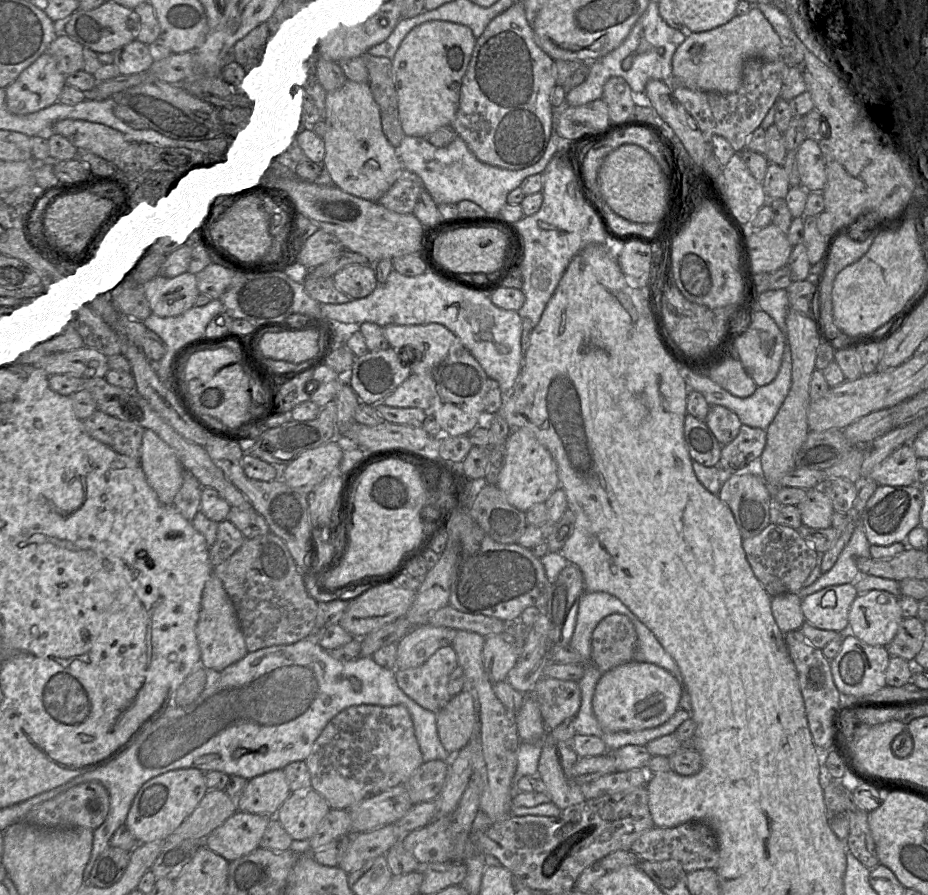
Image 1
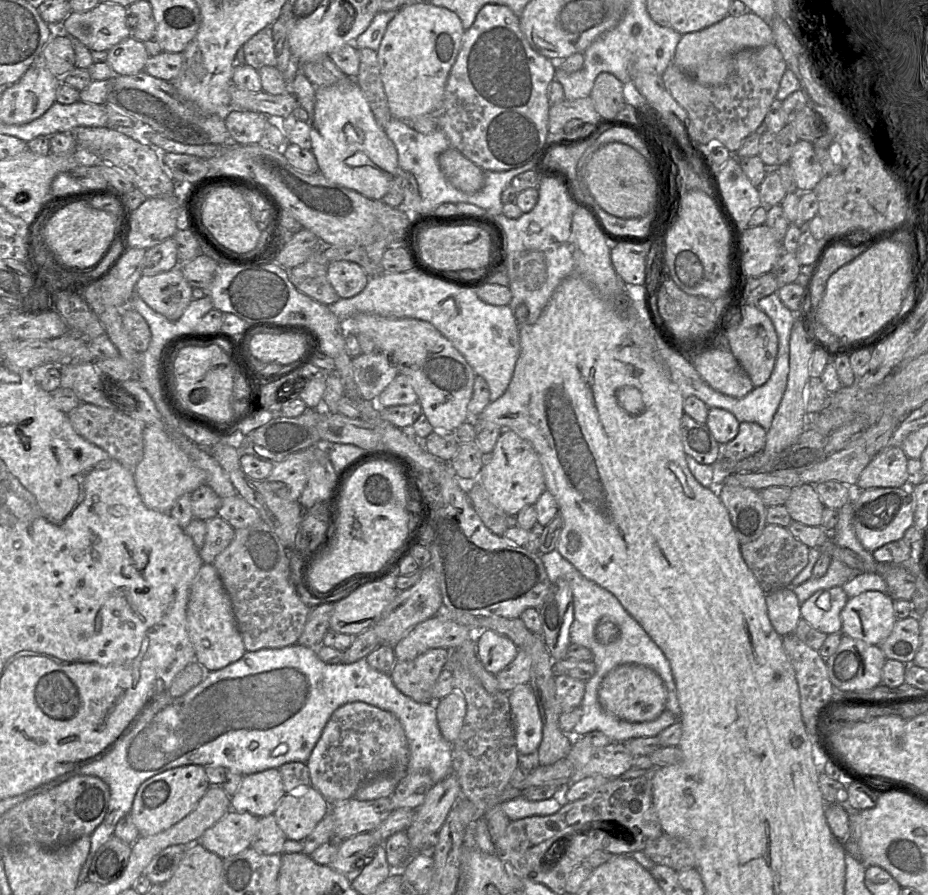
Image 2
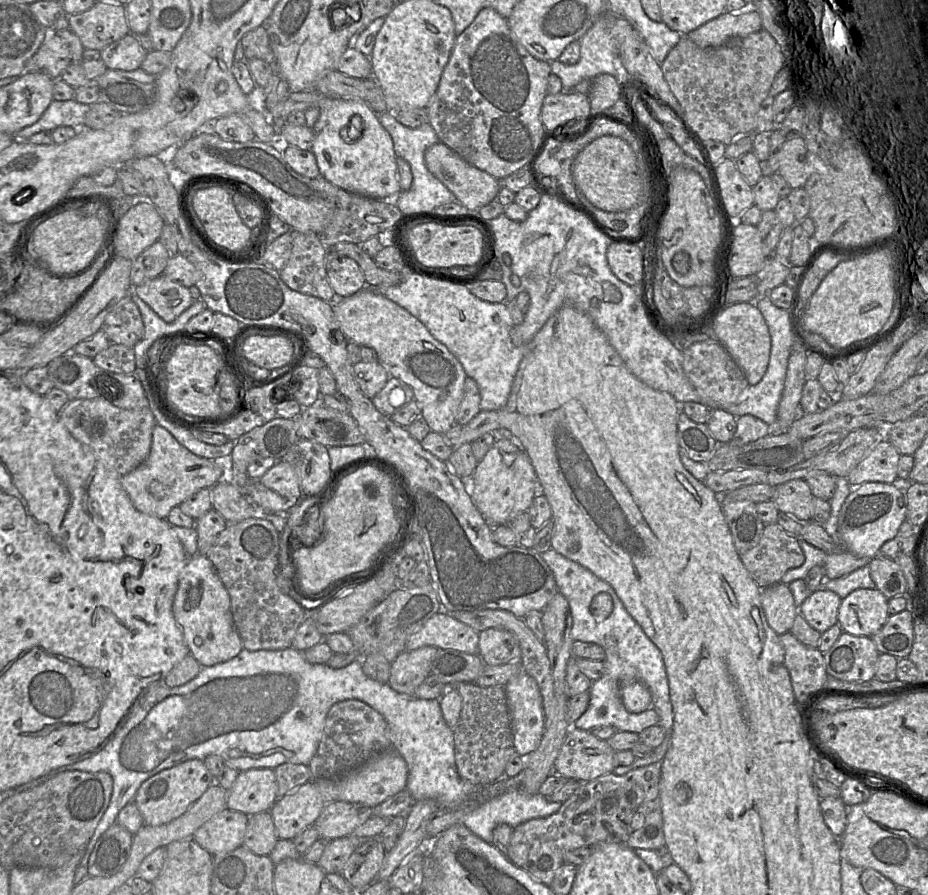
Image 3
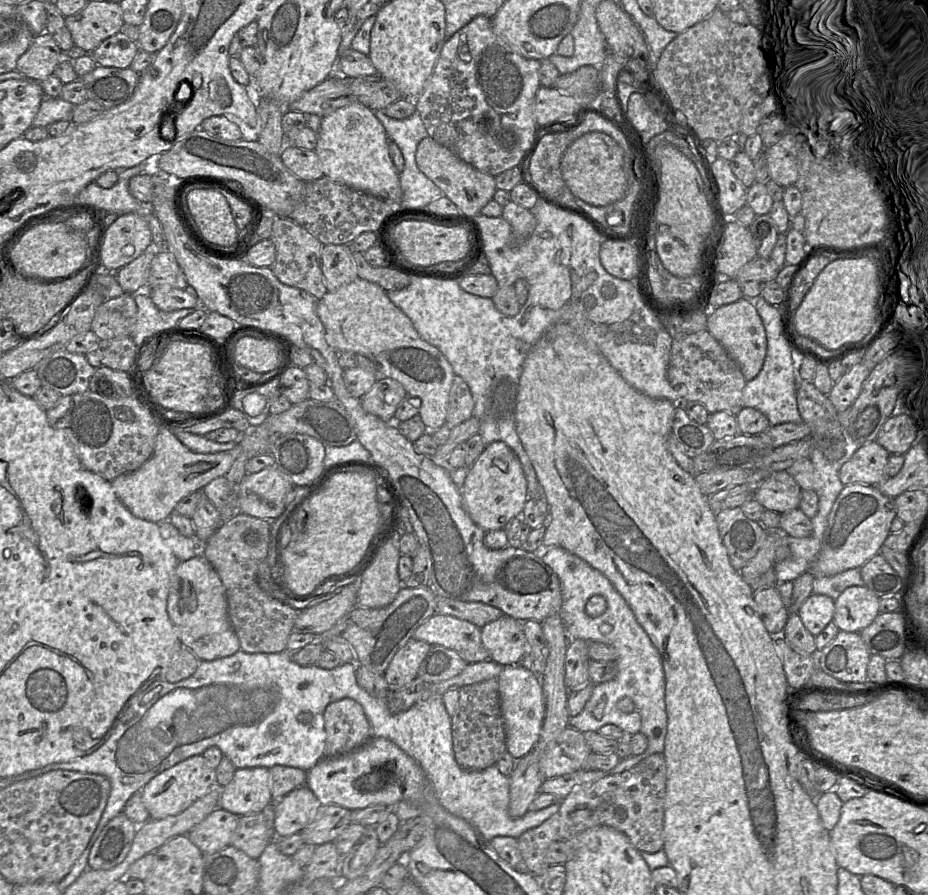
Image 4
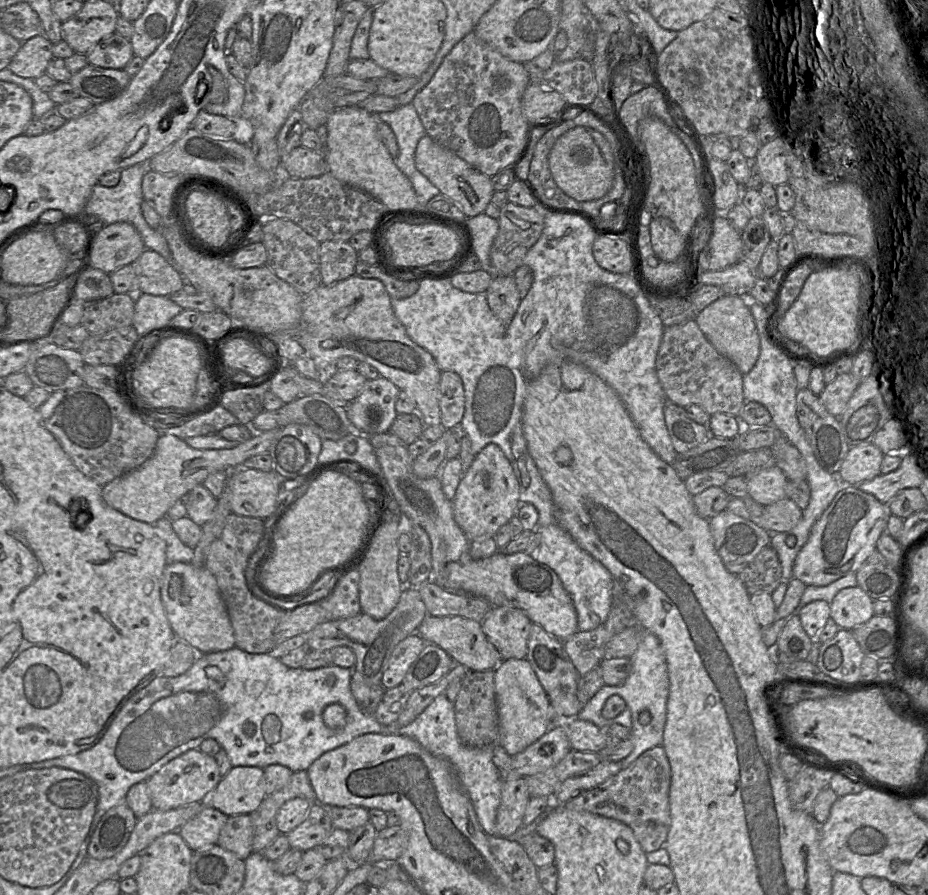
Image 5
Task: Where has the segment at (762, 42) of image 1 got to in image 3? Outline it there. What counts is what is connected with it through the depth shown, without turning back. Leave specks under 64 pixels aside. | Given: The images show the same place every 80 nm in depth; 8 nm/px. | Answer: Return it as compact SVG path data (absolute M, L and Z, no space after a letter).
M745 3L745 6L740 10L732 11L730 13L724 12L717 18L689 32L687 35L681 35L681 36L686 36L700 48L709 48L709 47L719 47L733 38L745 37L761 29L762 29L761 17L758 14L758 12L755 11L754 3Z

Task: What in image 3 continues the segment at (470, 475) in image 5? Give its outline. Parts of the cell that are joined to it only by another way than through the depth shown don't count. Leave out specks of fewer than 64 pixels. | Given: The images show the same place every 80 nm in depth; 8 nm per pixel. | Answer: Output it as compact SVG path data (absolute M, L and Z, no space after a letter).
M496 439L466 481L476 508L491 527L508 524L527 511L540 489L540 481L529 456L509 439Z

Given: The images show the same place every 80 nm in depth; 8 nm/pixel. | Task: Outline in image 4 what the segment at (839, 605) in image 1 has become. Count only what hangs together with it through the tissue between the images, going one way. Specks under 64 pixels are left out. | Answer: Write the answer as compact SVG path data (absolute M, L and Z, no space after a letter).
M811 594L801 605L798 614L807 628L815 637L833 621L835 600L827 595Z

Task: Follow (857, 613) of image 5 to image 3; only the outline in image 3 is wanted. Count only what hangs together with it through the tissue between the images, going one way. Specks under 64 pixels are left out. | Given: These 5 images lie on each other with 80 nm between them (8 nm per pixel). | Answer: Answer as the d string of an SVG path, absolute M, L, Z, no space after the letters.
M857 589L843 598L838 610L842 632L871 637L886 624L888 600L878 589Z

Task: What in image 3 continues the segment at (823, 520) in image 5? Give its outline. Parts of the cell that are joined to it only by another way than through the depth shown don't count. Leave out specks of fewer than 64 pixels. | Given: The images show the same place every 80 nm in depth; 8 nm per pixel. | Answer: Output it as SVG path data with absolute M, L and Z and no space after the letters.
M866 482L851 486L851 492L843 503L838 516L838 536L840 544L855 556L872 559L879 555L881 546L898 535L901 524L906 520L907 507L903 486L881 482Z

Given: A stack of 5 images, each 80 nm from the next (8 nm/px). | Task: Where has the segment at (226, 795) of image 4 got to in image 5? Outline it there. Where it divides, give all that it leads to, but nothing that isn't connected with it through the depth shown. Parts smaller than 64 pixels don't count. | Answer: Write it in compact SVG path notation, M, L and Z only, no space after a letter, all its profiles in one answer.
M233 766L210 794L207 804L229 817L252 813L266 796L262 768Z

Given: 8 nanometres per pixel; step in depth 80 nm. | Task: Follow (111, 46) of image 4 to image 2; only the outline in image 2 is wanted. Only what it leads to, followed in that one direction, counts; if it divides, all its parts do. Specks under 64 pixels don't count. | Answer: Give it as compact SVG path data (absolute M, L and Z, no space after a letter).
M132 35L107 51L106 63L115 75L133 75L144 70L149 54L142 41Z

